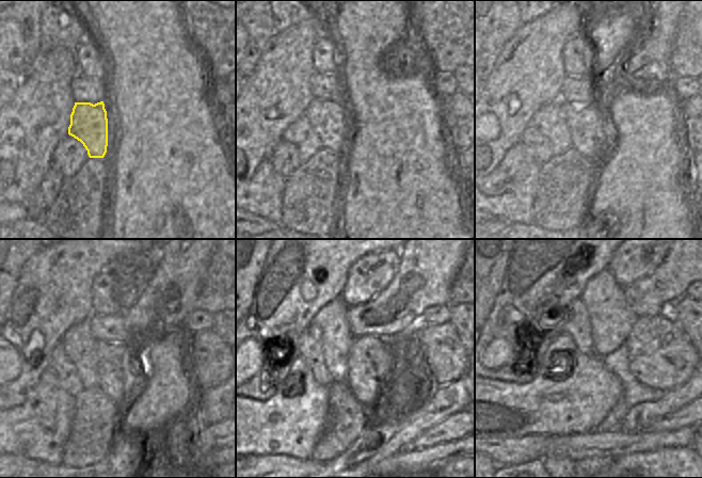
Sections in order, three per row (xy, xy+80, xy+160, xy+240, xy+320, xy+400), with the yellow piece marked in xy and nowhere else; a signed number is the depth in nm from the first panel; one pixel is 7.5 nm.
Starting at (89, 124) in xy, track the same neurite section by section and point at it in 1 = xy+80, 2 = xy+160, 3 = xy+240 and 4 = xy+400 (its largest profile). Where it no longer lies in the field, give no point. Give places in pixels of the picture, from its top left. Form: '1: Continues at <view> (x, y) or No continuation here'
1: Continues at xy+80 (334, 121)
2: Continues at xy+160 (585, 121)
3: Continues at xy+240 (117, 370)
4: Continues at xy+400 (645, 375).

